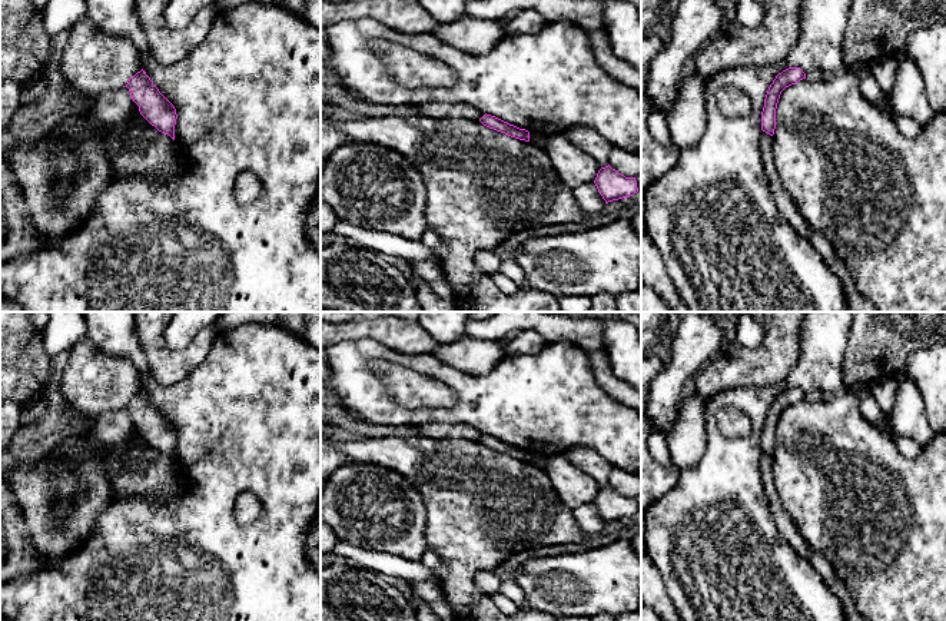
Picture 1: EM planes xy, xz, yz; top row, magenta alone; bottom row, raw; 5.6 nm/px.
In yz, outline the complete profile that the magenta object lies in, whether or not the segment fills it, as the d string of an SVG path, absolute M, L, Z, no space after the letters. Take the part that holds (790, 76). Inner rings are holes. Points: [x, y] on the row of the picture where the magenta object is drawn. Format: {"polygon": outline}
{"polygon": "M789 67L779 73L773 83L770 84L766 99L764 107L761 112L761 130L767 135L773 136L776 129L776 109L780 99L781 92L806 79L806 73L800 67Z"}

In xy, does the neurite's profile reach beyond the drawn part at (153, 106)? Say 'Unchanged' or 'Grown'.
Unchanged

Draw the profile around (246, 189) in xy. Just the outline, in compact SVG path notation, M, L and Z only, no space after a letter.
M250 170L242 172L235 182L233 195L239 205L250 205L260 193L262 185Z

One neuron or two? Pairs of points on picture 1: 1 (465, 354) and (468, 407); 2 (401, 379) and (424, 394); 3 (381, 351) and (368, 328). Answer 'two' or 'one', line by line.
1: two
2: one
3: two

